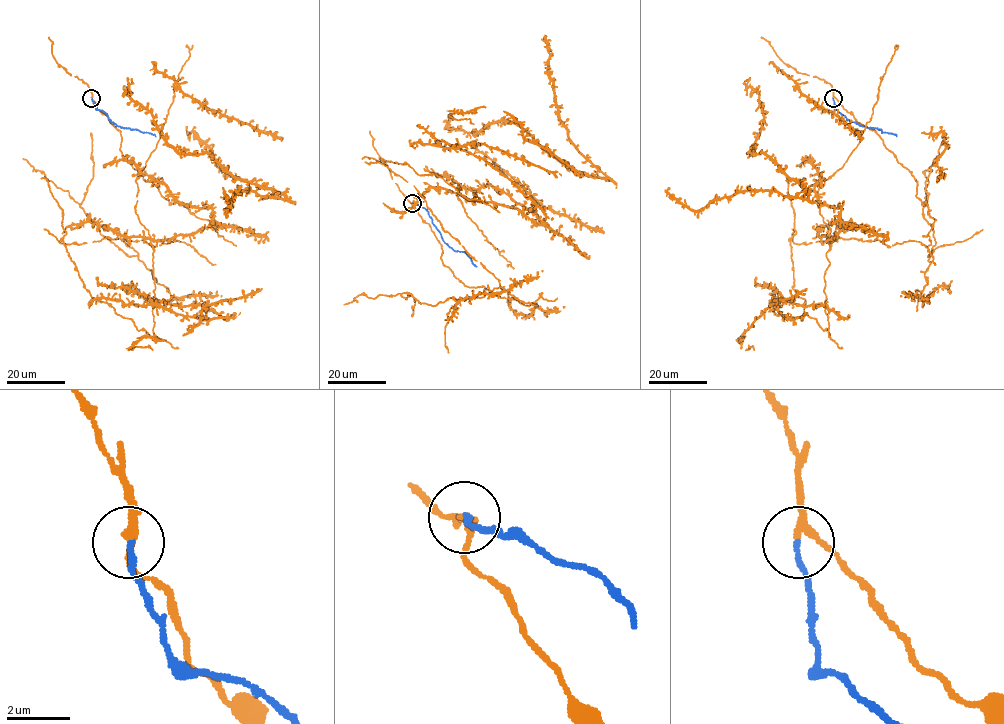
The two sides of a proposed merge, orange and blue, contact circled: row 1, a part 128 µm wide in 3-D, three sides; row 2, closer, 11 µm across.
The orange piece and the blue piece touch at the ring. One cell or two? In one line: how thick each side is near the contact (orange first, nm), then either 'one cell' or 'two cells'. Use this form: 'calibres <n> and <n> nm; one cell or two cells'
calibres 200 and 160 nm; two cells

